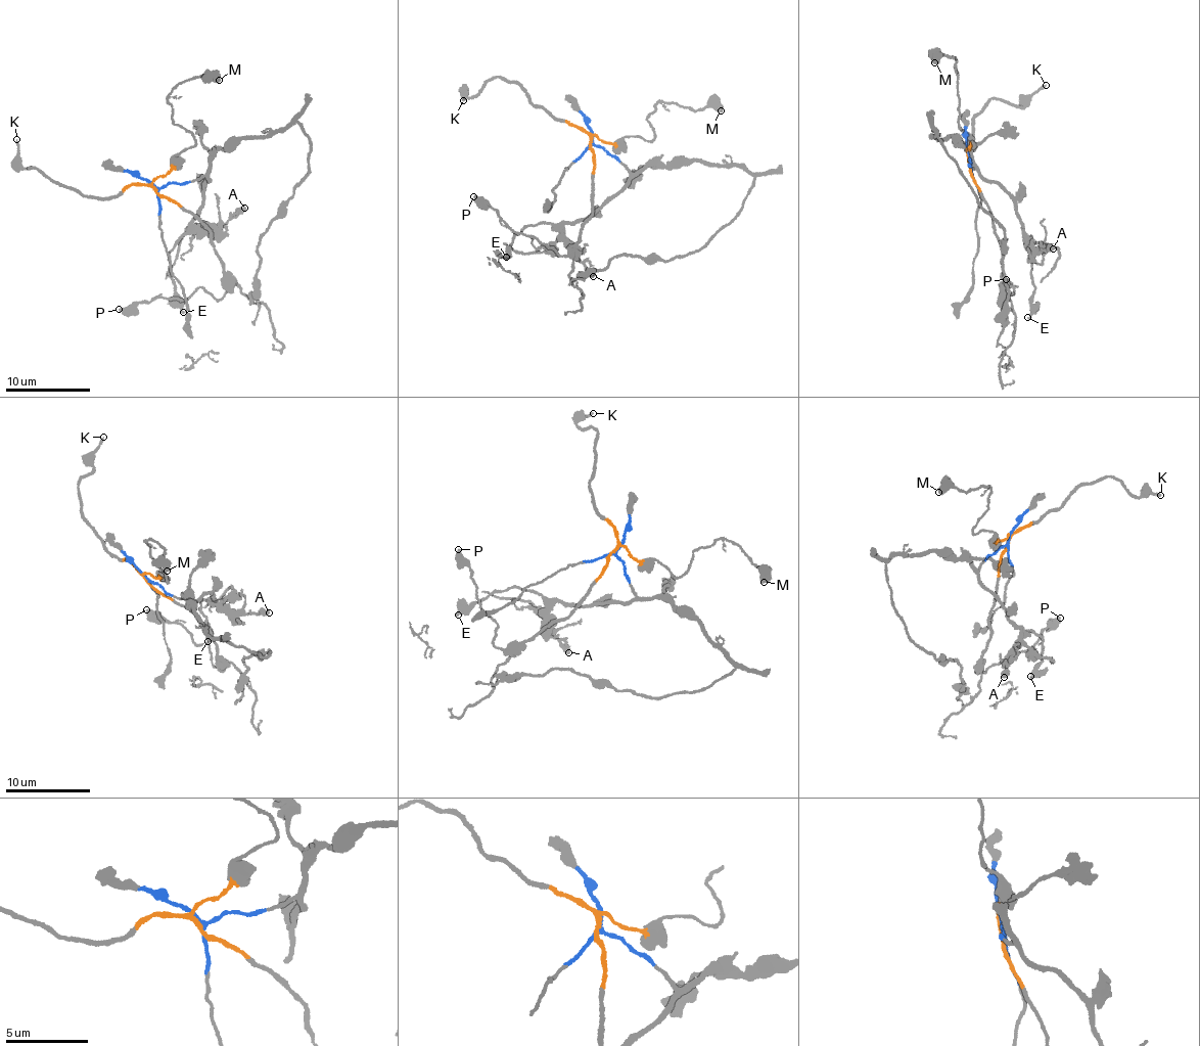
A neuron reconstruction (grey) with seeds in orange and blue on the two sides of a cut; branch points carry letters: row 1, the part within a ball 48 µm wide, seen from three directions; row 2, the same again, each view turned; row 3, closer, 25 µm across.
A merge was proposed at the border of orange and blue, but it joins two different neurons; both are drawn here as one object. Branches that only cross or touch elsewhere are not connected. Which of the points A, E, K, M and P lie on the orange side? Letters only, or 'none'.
K, M, P

